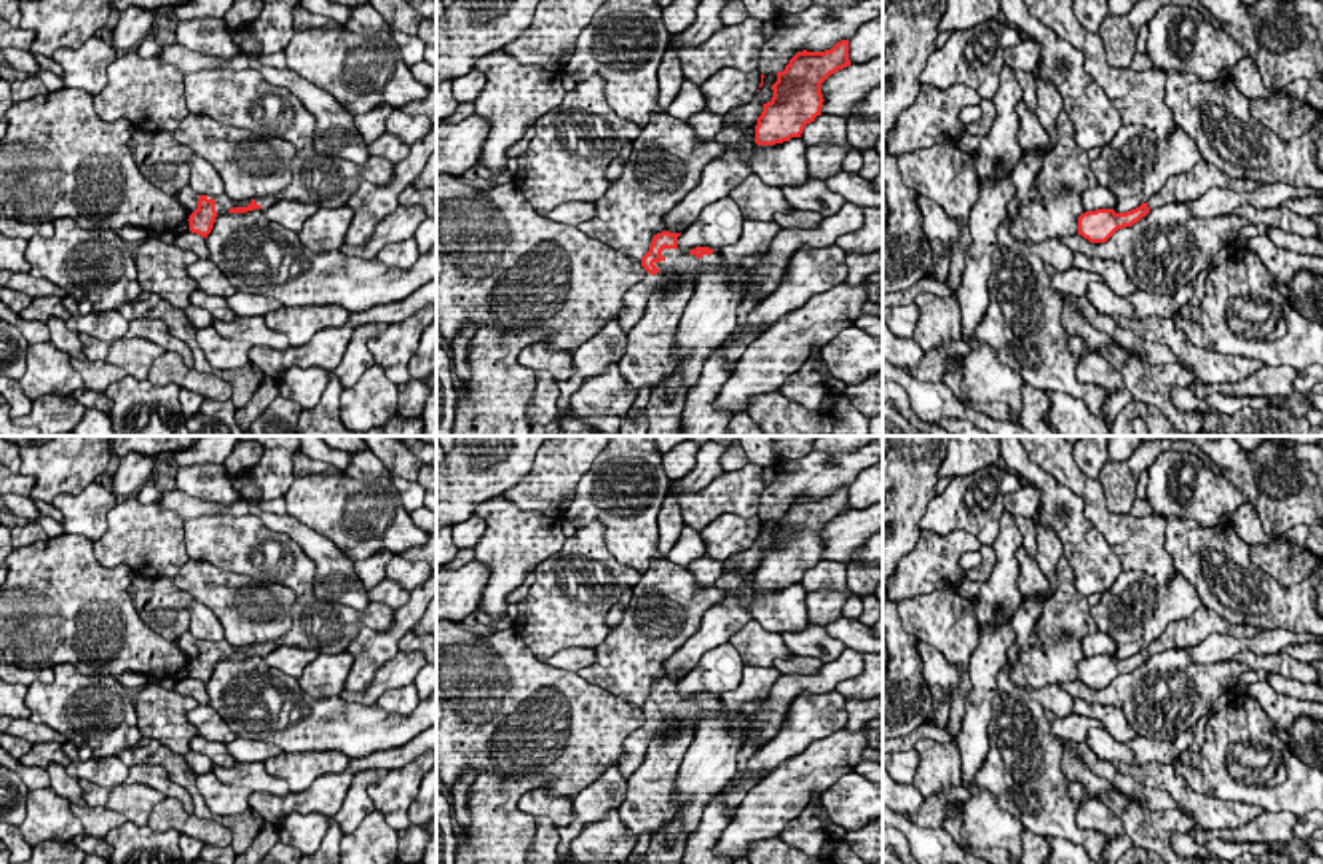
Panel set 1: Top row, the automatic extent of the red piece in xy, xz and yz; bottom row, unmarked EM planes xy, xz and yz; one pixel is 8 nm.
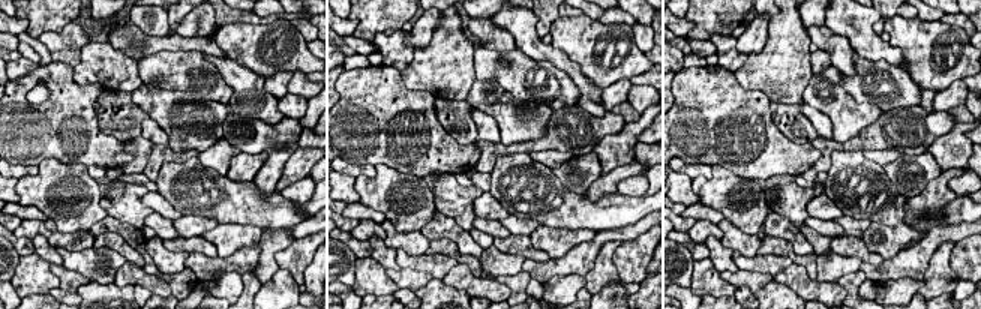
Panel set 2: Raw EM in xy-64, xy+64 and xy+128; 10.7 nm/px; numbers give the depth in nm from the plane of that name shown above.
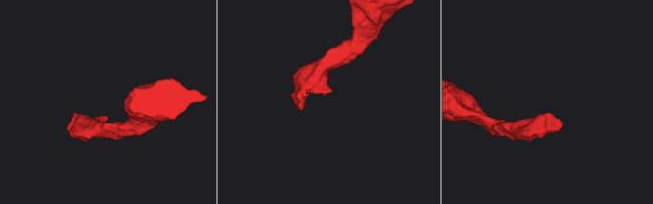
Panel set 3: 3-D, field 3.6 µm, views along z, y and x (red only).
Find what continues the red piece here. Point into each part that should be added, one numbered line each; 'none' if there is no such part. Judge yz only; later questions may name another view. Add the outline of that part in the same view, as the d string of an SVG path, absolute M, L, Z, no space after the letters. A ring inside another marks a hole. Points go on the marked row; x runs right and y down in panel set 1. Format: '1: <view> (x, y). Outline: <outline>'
1: yz (1184, 188). Outline: M1201 159L1188 173L1172 175L1166 185L1148 201L1148 207L1156 209L1170 203L1190 203L1199 199L1211 187L1247 193L1259 185L1261 183L1251 179L1229 177L1213 163Z

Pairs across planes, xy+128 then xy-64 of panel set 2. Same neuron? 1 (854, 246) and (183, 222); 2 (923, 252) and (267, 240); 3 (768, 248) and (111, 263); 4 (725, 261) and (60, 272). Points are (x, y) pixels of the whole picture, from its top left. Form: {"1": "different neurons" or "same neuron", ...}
{"1": "different neurons", "2": "different neurons", "3": "different neurons", "4": "different neurons"}

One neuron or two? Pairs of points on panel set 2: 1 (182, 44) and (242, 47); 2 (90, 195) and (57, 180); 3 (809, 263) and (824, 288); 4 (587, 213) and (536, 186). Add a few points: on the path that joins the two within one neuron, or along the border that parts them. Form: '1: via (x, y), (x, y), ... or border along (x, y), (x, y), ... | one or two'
1: border along (212, 36), (215, 44), (228, 57) | two
2: via (83, 195), (72, 195), (65, 188) | one
3: border along (803, 264), (807, 275), (815, 281) | two
4: via (575, 206), (557, 188), (548, 186) | one

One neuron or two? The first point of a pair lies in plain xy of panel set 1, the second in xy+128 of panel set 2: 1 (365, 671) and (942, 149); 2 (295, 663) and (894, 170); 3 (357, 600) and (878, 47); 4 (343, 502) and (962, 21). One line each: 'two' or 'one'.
1: one
2: two
3: one
4: two

